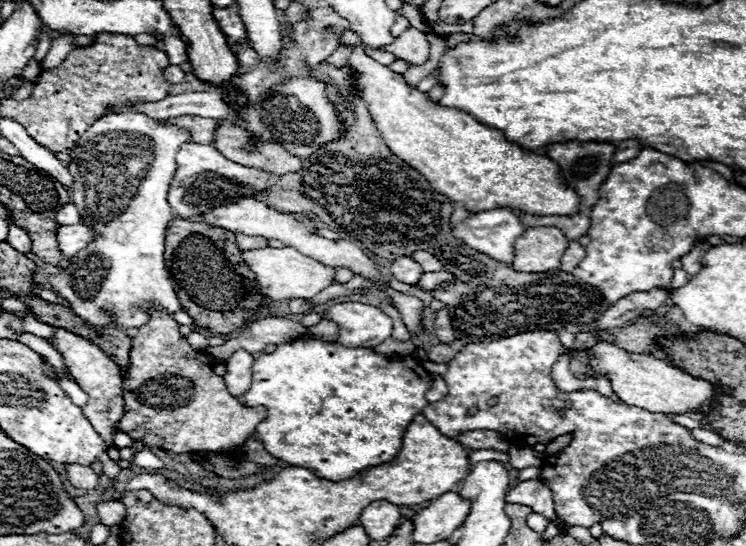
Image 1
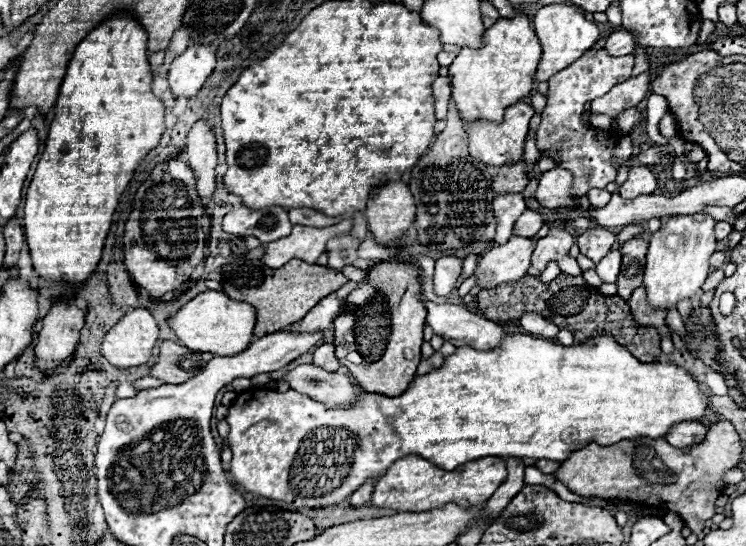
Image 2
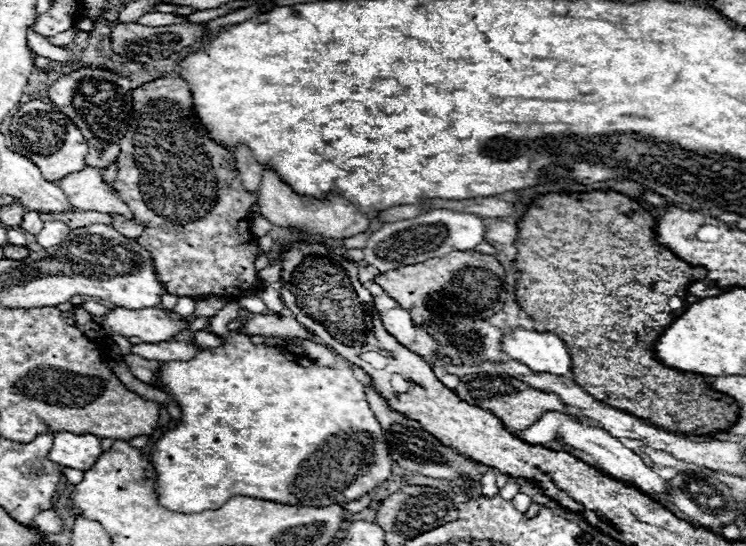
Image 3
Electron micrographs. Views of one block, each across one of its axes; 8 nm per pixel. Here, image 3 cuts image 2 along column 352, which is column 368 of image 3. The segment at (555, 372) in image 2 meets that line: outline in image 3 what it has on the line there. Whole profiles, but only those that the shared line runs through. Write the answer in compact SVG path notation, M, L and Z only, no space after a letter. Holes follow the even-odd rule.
M227 302L226 308L220 310L210 320L210 328L214 328L214 334L222 340L222 344L218 348L200 350L188 362L166 362L162 366L160 380L164 384L164 390L170 392L178 400L178 404L182 408L182 420L174 430L170 430L168 434L164 434L158 440L158 444L156 444L154 452L152 452L152 464L154 464L156 472L158 472L158 498L160 498L160 504L164 508L168 508L168 510L190 514L190 512L216 510L224 502L228 502L232 496L244 494L244 496L252 496L252 498L266 498L266 500L272 500L272 502L286 502L286 504L294 504L294 506L328 506L330 502L338 502L338 504L352 502L352 500L360 498L362 494L372 492L384 480L388 480L392 462L388 458L384 430L380 428L376 416L372 414L372 410L370 410L370 406L366 402L366 386L360 380L354 378L350 368L316 366L312 360L308 360L304 356L296 356L292 352L282 352L280 348L272 348L272 346L266 346L266 344L252 344L250 336L228 330L228 322L240 317L240 309L238 303Z

